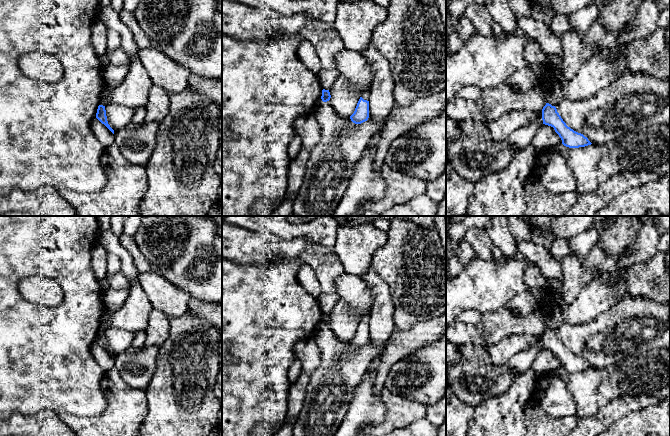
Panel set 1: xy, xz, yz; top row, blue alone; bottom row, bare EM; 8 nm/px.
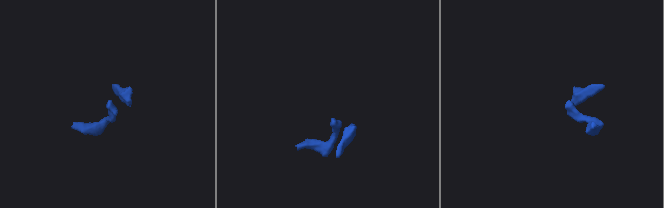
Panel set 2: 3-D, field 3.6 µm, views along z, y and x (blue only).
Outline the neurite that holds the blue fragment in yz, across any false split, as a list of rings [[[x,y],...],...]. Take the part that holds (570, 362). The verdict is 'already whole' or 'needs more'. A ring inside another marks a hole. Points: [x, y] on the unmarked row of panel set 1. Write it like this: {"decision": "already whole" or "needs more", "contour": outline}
{"decision": "already whole", "contour": [[[549,327],[542,333],[543,348],[554,352],[562,364],[562,368],[569,372],[579,372],[591,369],[592,367],[583,358],[568,351],[563,345],[555,330]]]}

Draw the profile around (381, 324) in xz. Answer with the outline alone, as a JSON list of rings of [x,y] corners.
[[[372,267],[361,278],[374,293],[373,305],[369,312],[369,340],[386,343],[396,329],[389,287]]]

